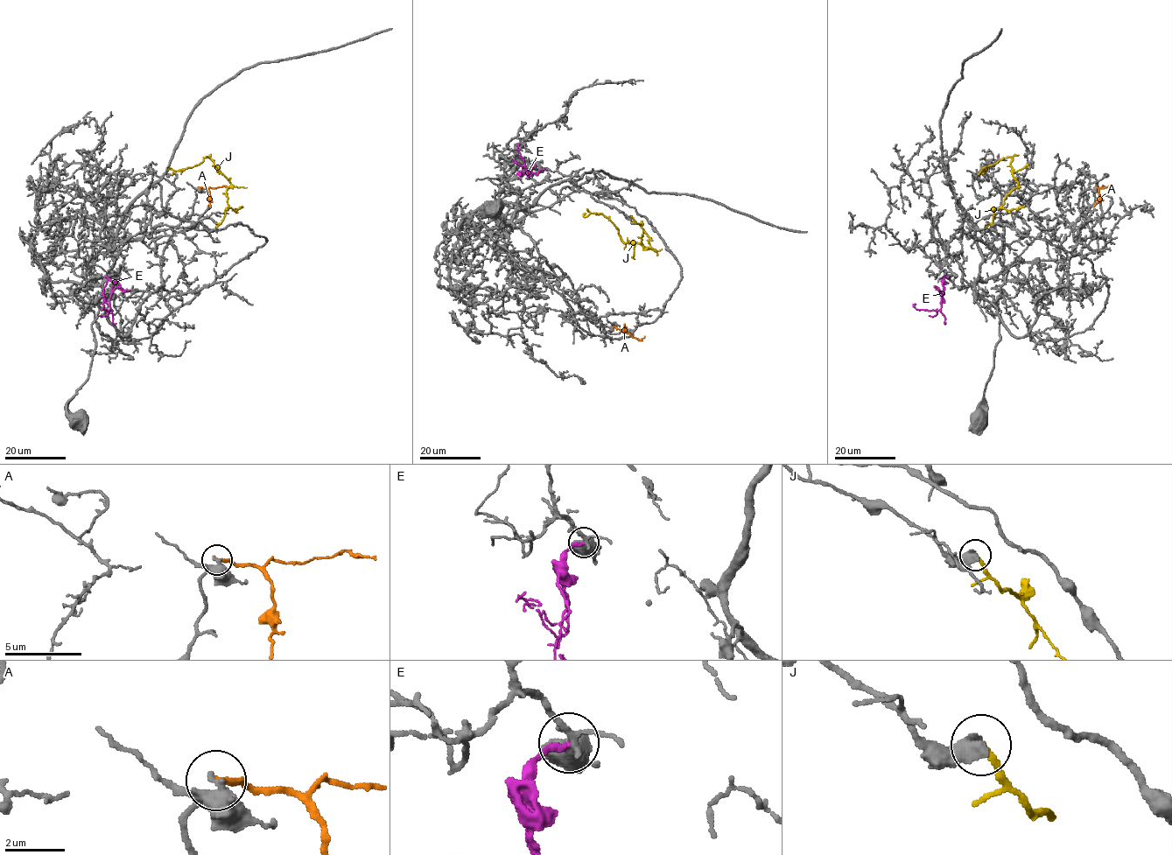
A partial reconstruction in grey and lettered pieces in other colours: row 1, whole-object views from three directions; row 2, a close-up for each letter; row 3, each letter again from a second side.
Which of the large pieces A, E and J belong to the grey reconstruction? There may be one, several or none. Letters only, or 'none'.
J

